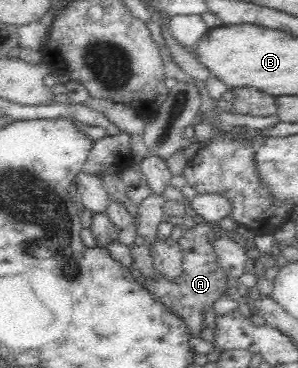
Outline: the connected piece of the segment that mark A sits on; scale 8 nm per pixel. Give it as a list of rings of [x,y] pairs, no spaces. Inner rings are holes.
[[[196,220],[195,226],[183,230],[183,236],[178,239],[181,266],[179,274],[166,276],[154,268],[153,276],[145,276],[141,268],[133,261],[129,270],[131,275],[141,285],[149,289],[158,300],[165,302],[174,309],[174,312],[183,316],[189,328],[191,337],[201,338],[207,330],[207,312],[214,310],[214,304],[223,296],[230,296],[230,278],[226,270],[220,266],[218,254],[215,252],[215,242],[221,238],[230,237],[230,233],[218,224],[209,221]],[[205,312],[205,316],[203,315]]]

